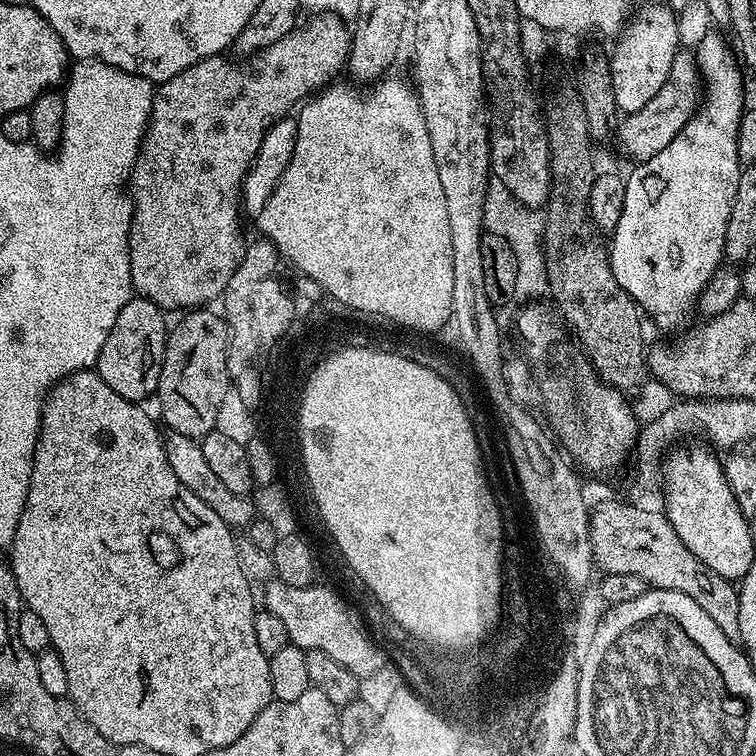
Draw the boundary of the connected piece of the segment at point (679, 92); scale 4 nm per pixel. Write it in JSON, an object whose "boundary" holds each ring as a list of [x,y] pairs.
{"boundary":[[[687,50],[677,52],[675,71],[679,75],[668,80],[666,86],[662,86],[662,90],[658,90],[658,94],[654,94],[654,98],[650,98],[650,102],[646,102],[646,106],[642,106],[642,110],[627,113],[619,121],[620,144],[624,147],[626,155],[633,156],[633,161],[643,162],[654,158],[654,154],[658,154],[658,150],[666,150],[666,146],[670,146],[670,142],[674,142],[676,135],[684,129],[686,122],[690,122],[690,118],[700,107],[702,81],[700,70],[696,66],[695,55]]]}

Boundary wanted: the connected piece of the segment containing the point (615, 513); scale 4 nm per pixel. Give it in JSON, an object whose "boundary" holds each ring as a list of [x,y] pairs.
{"boundary":[[[608,500],[591,509],[588,517],[592,558],[595,567],[601,573],[634,574],[642,578],[652,588],[665,588],[686,594],[686,598],[694,598],[714,623],[718,630],[730,638],[732,644],[740,644],[742,630],[738,630],[739,587],[733,581],[722,578],[706,566],[674,534],[674,526],[668,521],[664,512],[638,510],[638,506],[627,502],[619,504],[616,500]]]}

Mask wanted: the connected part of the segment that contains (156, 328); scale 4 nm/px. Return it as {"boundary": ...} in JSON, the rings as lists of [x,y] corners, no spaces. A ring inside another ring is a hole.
{"boundary":[[[133,298],[122,306],[118,318],[114,318],[114,326],[102,345],[94,365],[95,372],[102,382],[114,390],[114,394],[122,394],[122,398],[144,402],[144,399],[155,393],[160,381],[160,371],[164,361],[164,346],[168,342],[165,313],[153,300]]]}

